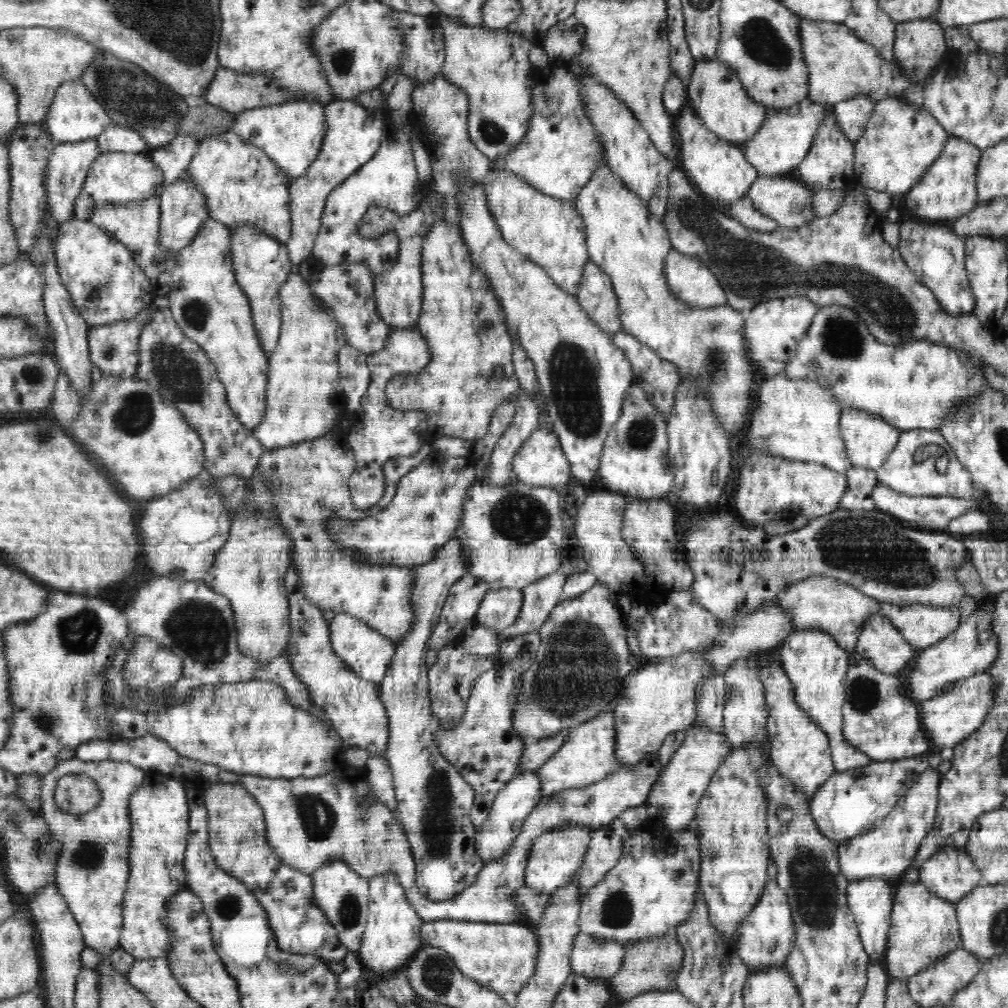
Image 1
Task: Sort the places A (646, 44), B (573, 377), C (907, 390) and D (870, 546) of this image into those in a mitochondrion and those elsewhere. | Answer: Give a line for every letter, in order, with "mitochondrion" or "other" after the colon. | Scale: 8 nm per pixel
A: other
B: mitochondrion
C: other
D: mitochondrion

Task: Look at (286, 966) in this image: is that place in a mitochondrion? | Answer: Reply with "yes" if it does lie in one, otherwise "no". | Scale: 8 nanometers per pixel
yes

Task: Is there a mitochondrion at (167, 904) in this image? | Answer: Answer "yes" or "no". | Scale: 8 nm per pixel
no

